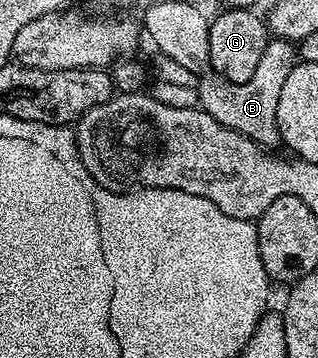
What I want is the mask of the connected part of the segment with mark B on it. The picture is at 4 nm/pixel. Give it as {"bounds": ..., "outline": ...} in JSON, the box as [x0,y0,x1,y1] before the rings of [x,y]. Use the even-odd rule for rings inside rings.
{"bounds":[197,37,299,148],"outline":[[[274,37],[263,50],[259,66],[245,83],[231,82],[215,71],[209,71],[198,79],[197,101],[202,111],[211,115],[223,126],[244,134],[260,147],[275,148],[280,145],[280,132],[277,128],[277,114],[283,85],[291,70],[299,62],[296,45],[284,38]]]}

